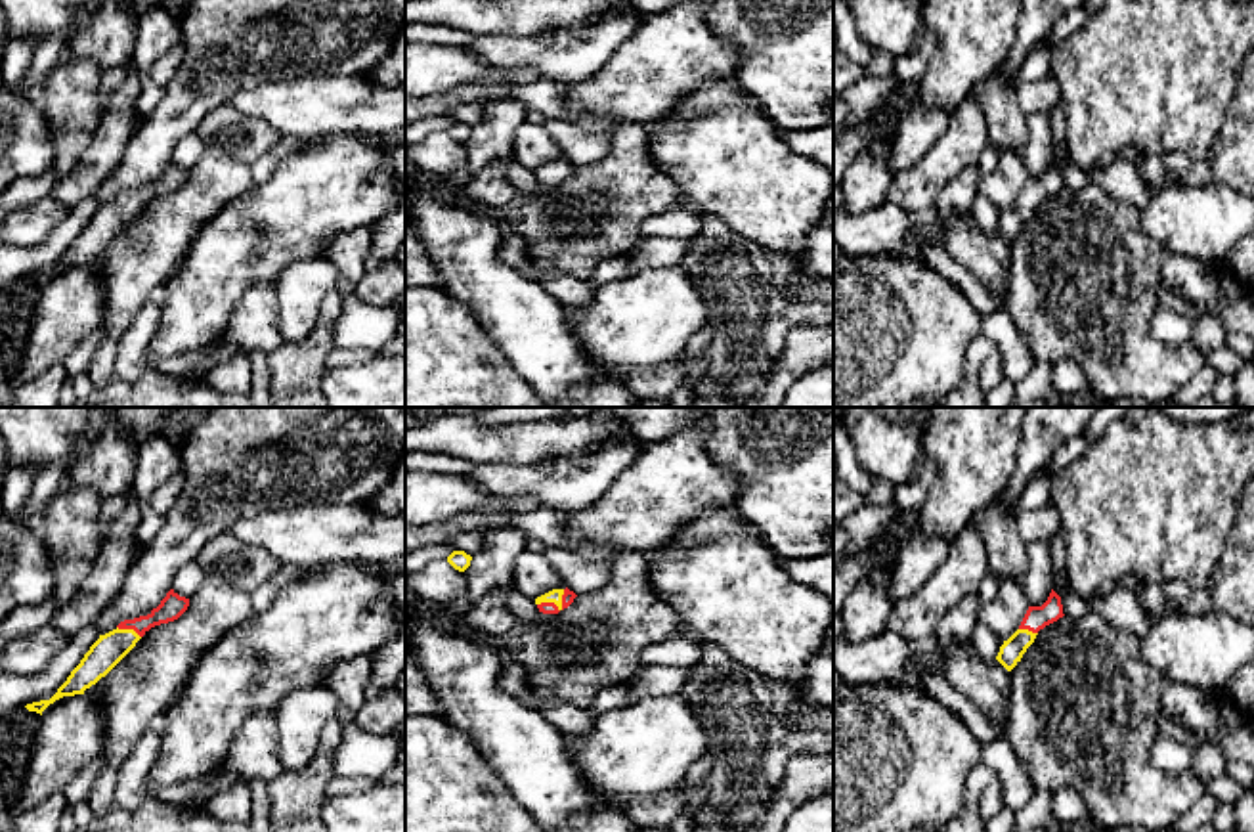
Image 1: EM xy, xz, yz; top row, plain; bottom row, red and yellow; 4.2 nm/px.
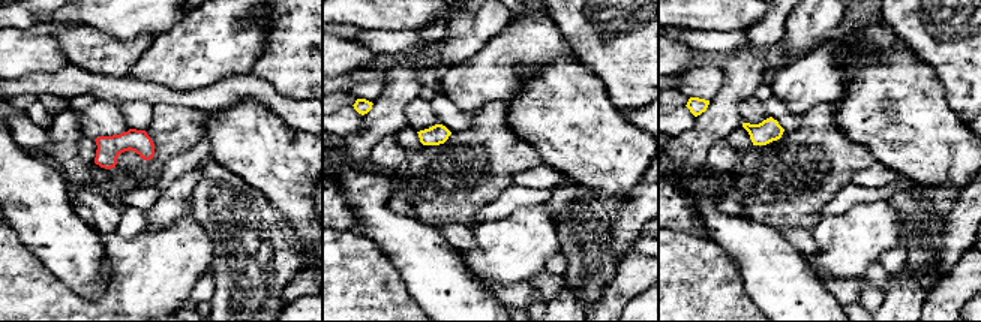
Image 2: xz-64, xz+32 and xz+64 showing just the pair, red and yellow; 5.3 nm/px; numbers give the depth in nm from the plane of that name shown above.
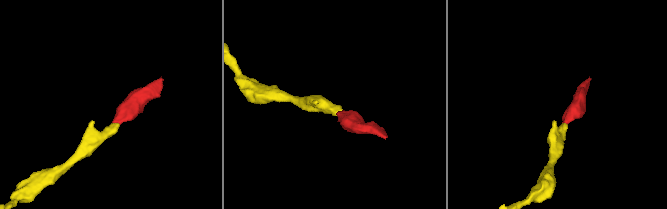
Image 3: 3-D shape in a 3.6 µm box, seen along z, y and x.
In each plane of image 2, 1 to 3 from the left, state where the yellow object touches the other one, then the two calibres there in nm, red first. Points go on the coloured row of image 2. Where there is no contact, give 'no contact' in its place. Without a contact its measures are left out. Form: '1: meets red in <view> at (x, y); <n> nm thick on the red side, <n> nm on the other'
1: no contact
2: no contact
3: no contact

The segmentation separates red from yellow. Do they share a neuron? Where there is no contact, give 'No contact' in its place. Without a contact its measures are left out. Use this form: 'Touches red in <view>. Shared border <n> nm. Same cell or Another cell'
Touches red in xy. Shared border 120 nm. Same cell

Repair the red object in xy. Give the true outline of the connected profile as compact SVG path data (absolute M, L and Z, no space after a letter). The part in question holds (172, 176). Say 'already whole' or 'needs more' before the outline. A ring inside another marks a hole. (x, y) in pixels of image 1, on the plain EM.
needs more | M170 161L161 176L147 187L124 191L113 203L99 207L50 272L32 274L25 279L42 287L50 275L63 268L84 266L84 262L105 249L151 199L178 191L187 178L189 170Z

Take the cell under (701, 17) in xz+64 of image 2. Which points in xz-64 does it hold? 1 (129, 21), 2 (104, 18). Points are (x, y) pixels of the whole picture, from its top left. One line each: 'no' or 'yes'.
1: yes
2: yes

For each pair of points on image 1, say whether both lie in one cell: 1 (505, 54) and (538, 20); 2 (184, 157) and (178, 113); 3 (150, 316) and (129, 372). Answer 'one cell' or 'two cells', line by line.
1: two cells
2: two cells
3: one cell

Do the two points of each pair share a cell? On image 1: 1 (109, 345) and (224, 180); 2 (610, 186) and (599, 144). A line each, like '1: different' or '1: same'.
1: same
2: different

